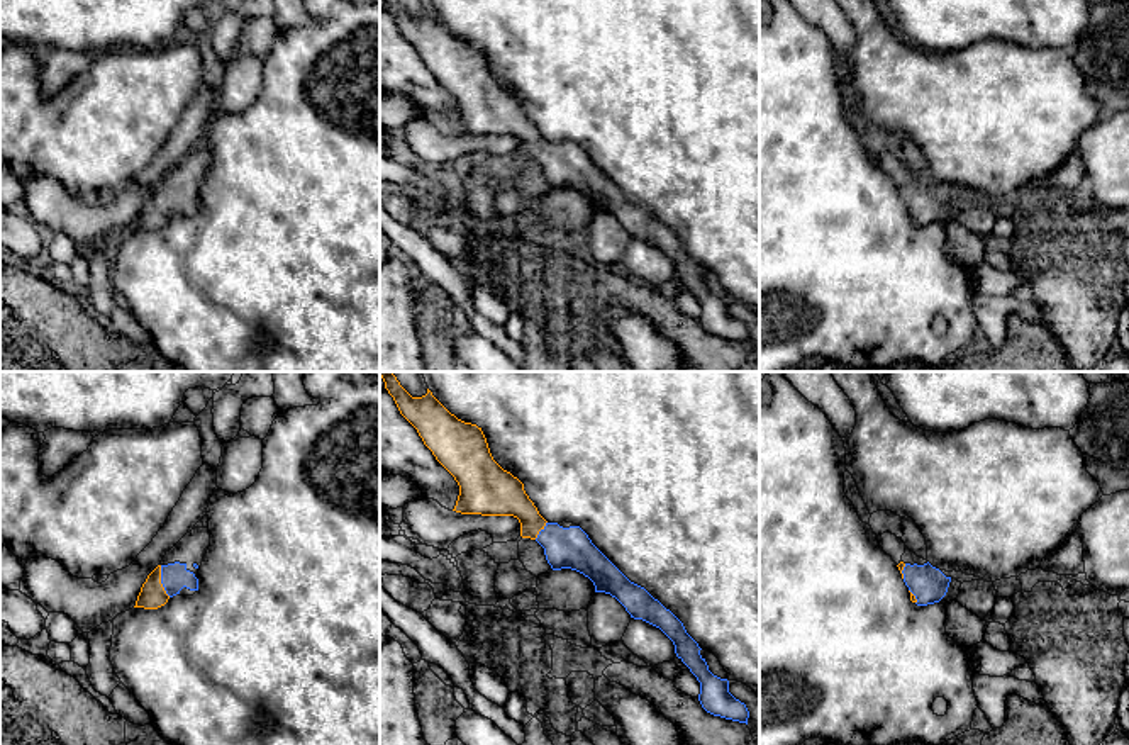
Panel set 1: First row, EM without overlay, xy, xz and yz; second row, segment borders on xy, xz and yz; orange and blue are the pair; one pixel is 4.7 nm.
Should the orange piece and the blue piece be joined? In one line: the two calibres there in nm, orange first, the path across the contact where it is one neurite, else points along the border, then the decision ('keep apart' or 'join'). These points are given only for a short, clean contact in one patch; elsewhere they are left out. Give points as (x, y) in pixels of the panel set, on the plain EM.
120/130 nm | across xy (153, 214), (160, 201), (168, 201), (175, 196) | join

